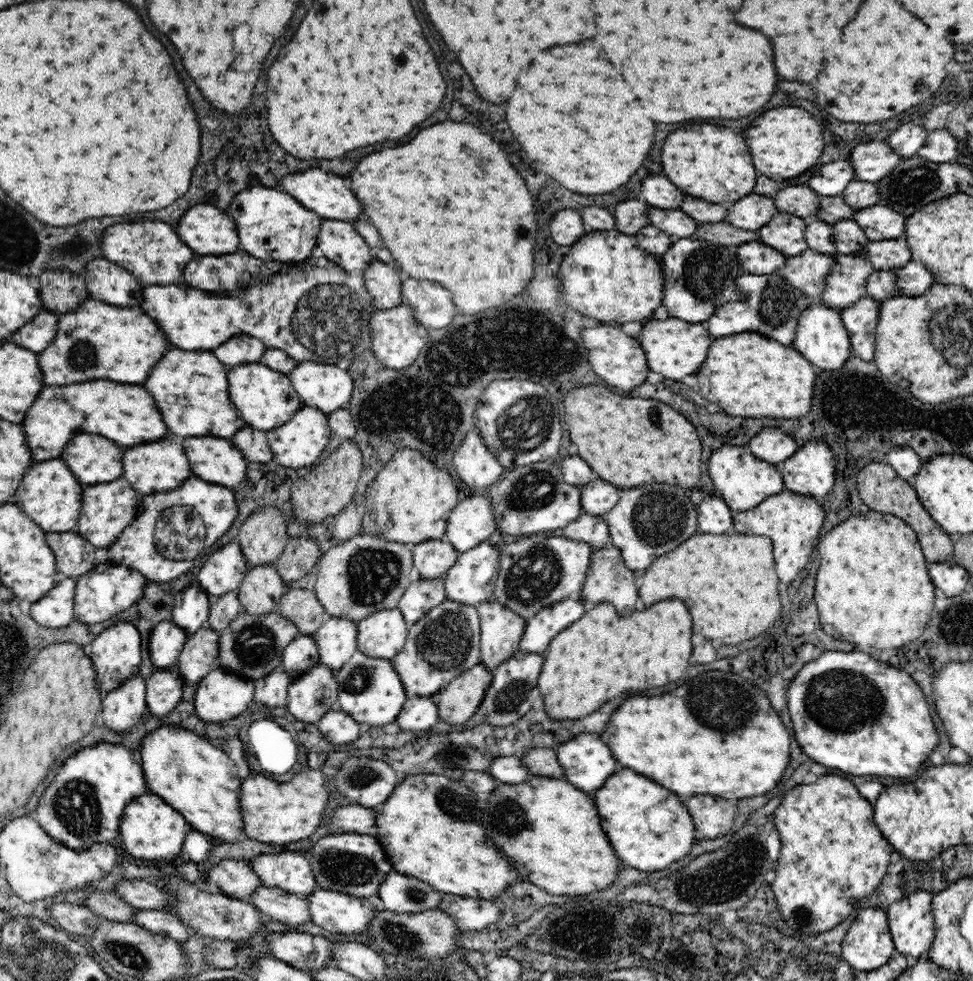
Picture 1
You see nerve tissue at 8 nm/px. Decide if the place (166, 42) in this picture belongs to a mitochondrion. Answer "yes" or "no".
no

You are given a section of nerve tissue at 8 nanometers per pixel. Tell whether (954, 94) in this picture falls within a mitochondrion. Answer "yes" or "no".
no

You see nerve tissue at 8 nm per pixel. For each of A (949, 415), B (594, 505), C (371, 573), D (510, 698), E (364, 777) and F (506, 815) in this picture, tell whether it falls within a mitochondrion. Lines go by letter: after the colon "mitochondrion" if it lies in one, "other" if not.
A: other
B: other
C: mitochondrion
D: mitochondrion
E: mitochondrion
F: mitochondrion

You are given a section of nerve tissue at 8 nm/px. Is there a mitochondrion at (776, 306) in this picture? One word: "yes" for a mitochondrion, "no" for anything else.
yes

